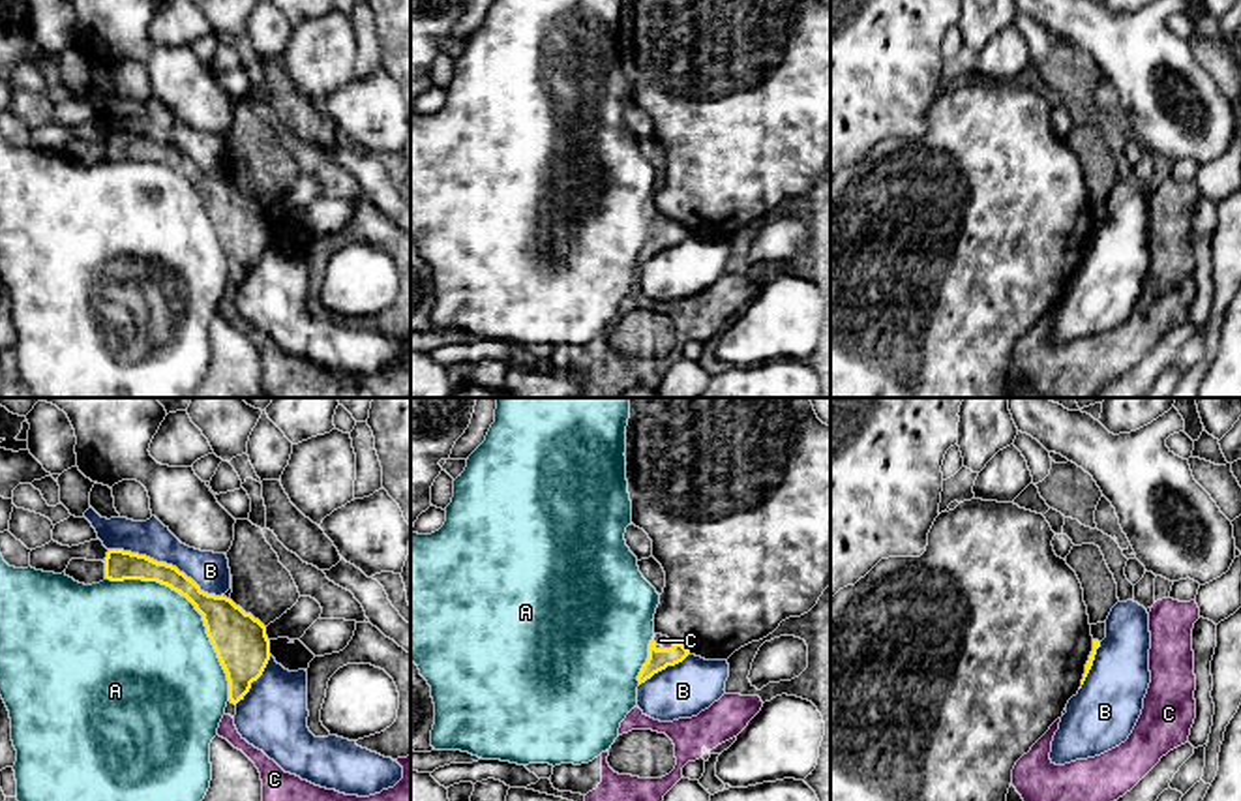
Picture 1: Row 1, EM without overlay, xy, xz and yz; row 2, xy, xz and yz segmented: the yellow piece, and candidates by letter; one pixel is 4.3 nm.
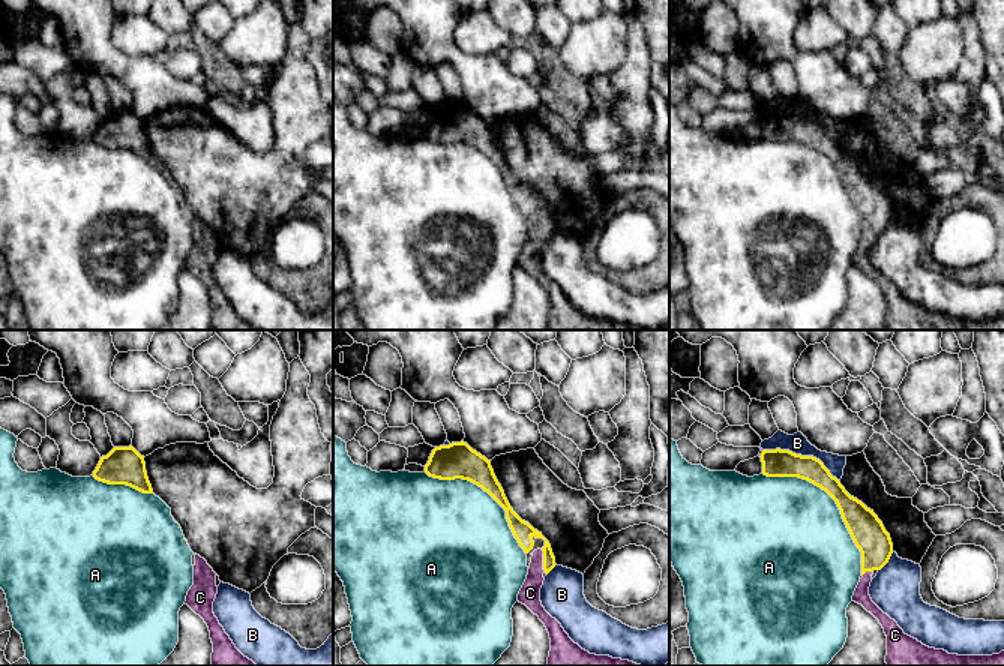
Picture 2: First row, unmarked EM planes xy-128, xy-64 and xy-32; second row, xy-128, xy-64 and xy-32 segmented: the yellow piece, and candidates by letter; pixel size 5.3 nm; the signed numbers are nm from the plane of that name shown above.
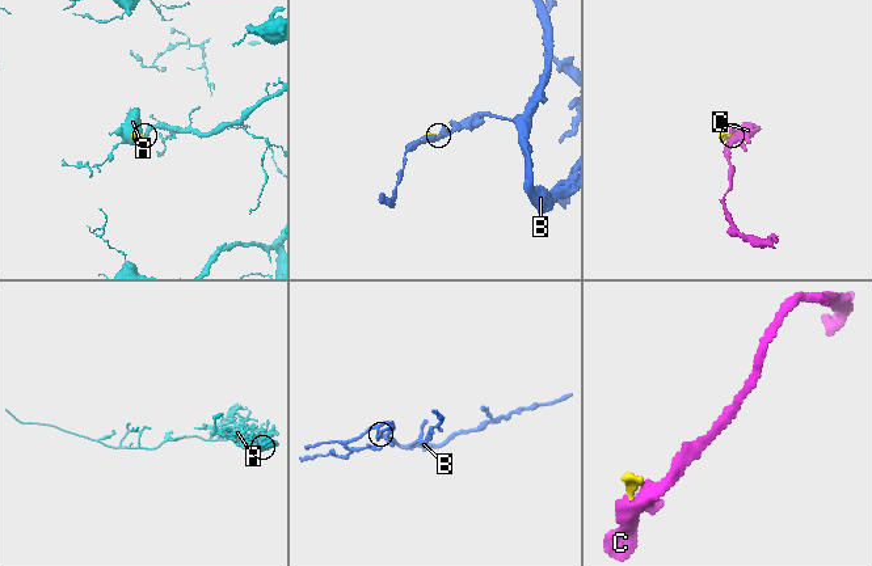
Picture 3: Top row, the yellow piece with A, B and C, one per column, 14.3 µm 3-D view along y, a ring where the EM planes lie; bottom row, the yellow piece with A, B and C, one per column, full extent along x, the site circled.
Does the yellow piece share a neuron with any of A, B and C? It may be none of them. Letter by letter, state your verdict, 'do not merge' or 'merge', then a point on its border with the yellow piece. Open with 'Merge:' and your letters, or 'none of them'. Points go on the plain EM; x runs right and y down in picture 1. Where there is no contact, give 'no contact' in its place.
Merge: C
A: do not merge | xy (195, 188)
B: do not merge | xy (165, 143)
C: merge | xz (668, 229)

